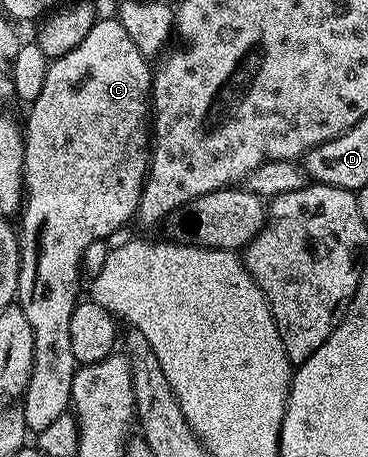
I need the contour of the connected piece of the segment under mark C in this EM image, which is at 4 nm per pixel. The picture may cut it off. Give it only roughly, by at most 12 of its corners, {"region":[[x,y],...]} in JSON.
{"region":[[118,17],[23,130],[28,431],[68,413],[94,242],[134,219],[153,70]]}

